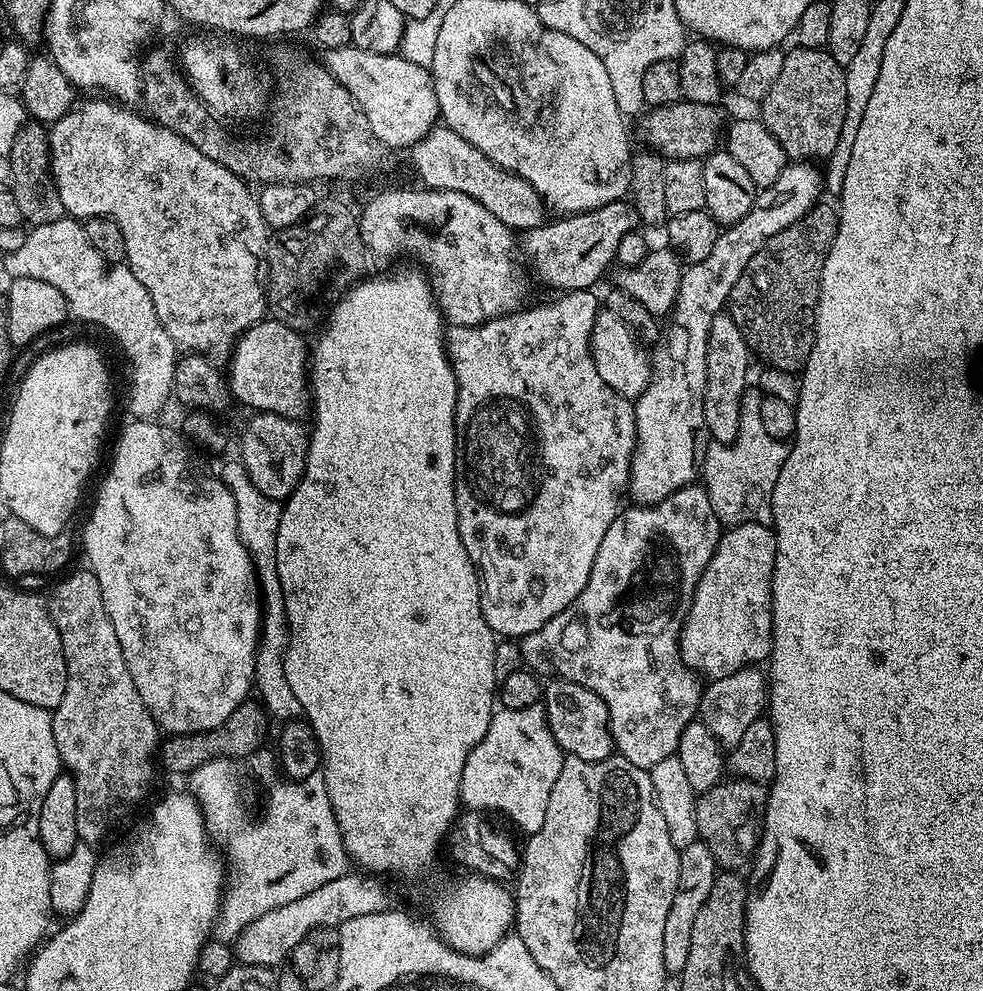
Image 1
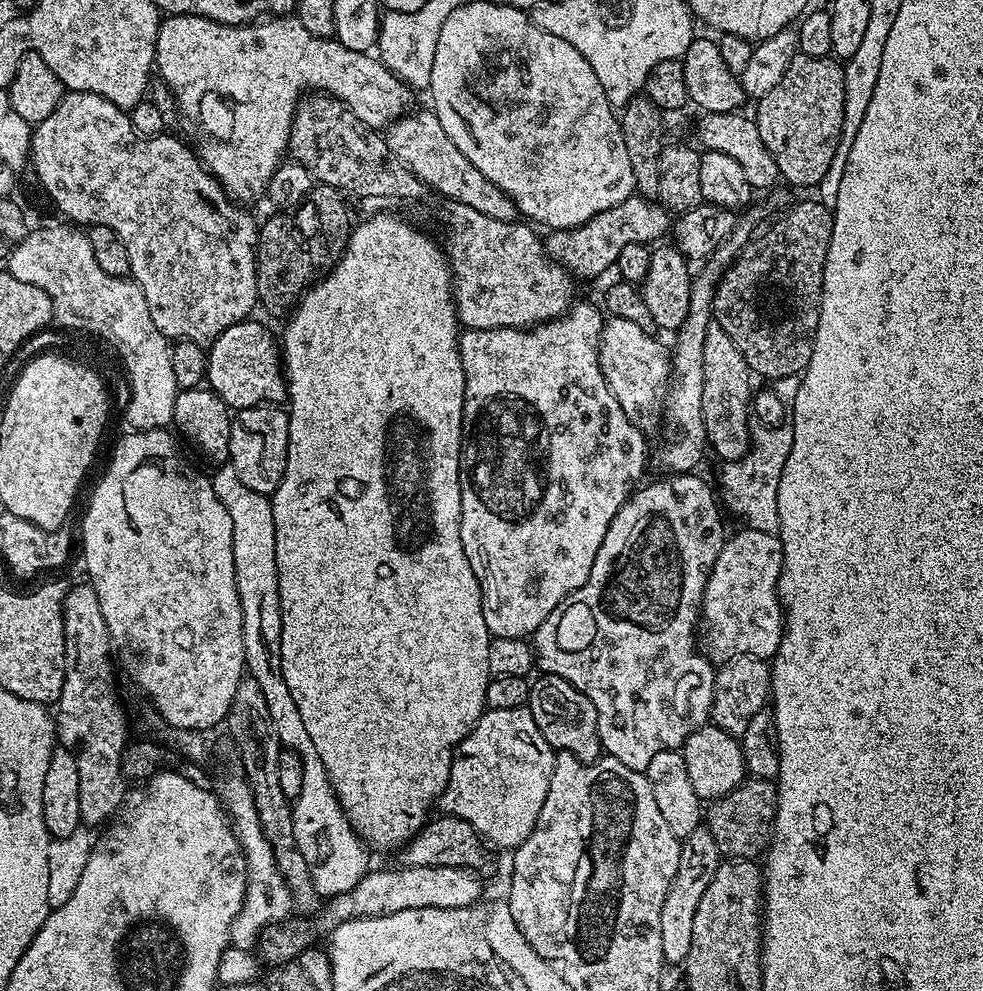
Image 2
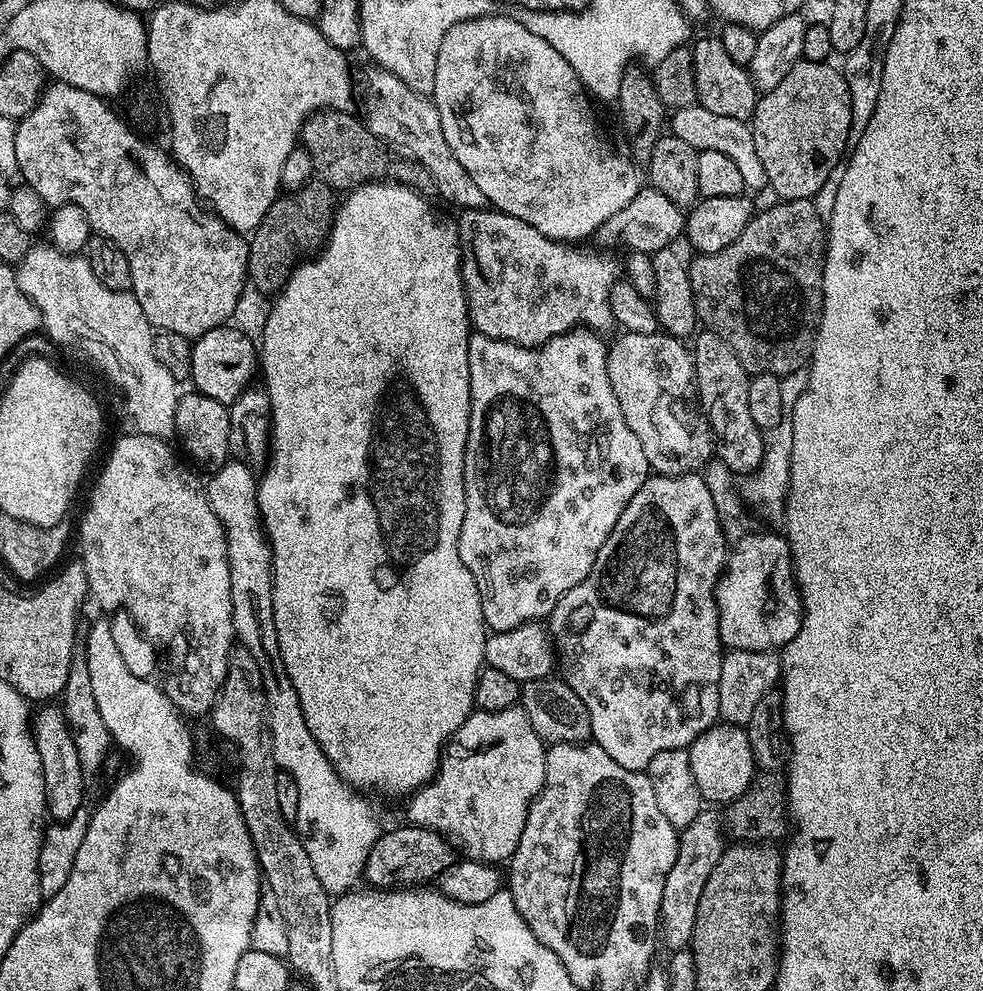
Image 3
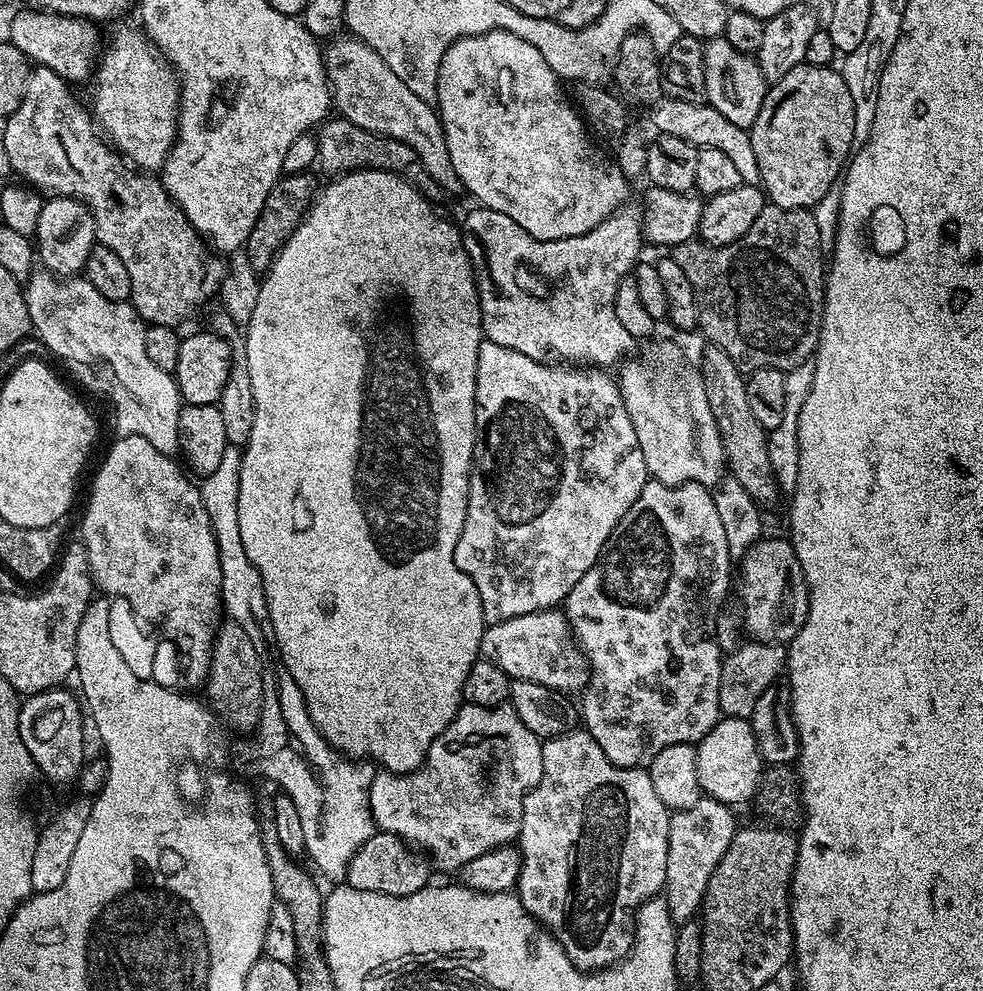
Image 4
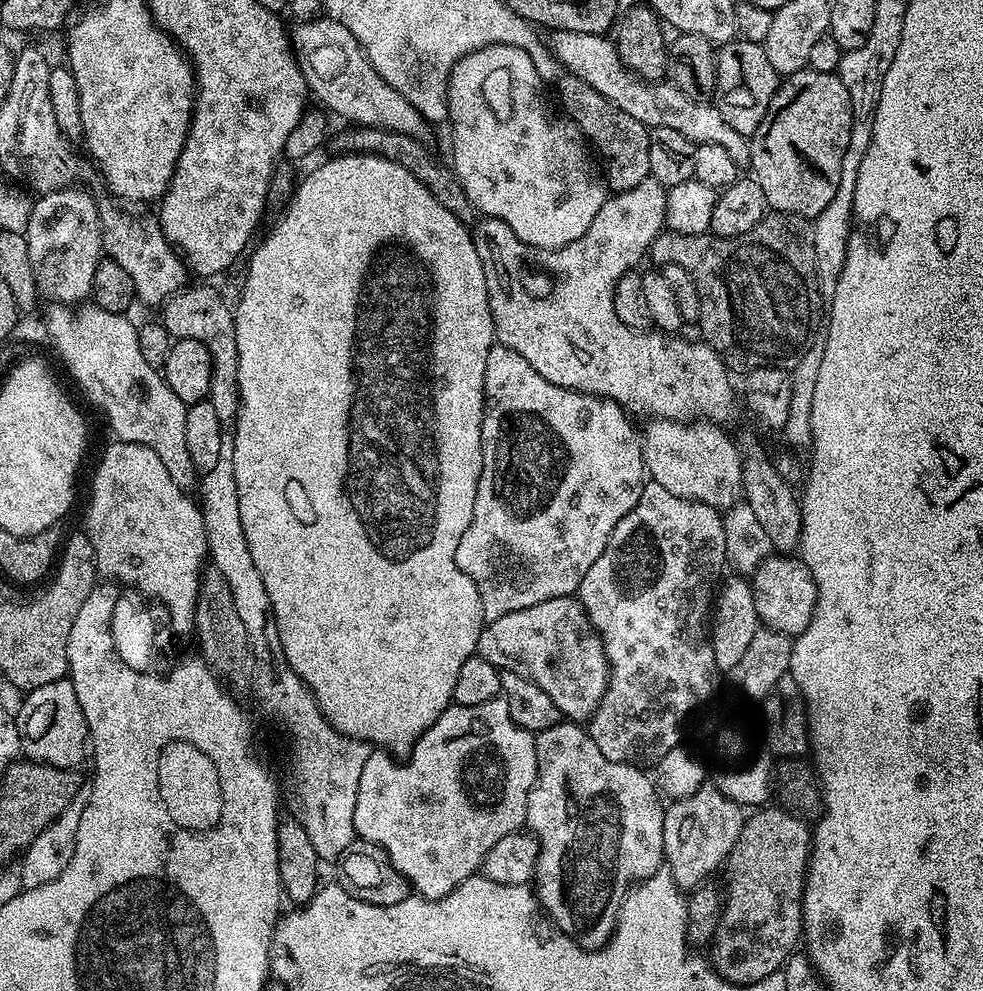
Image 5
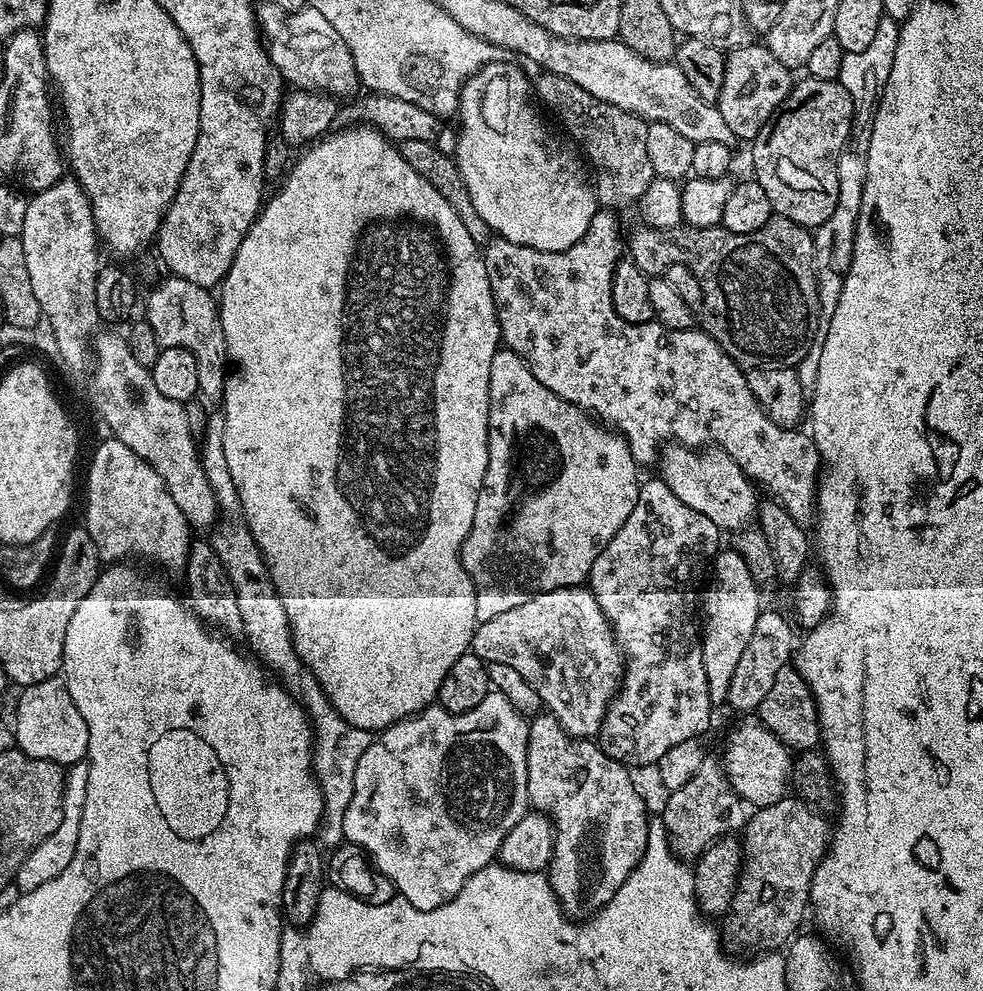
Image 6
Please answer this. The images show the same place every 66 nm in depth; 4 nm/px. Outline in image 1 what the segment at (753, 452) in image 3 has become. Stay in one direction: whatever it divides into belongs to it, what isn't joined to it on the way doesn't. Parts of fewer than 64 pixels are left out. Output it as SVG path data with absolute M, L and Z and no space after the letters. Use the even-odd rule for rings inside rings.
M721 314L714 318L710 326L710 338L708 339L708 349L706 350L706 390L702 397L704 405L704 417L708 427L709 437L713 441L722 444L731 444L739 433L740 406L745 388L749 387L748 380L748 356L750 360L750 349L748 343L744 341L744 336L738 330L738 326L733 322L731 315Z

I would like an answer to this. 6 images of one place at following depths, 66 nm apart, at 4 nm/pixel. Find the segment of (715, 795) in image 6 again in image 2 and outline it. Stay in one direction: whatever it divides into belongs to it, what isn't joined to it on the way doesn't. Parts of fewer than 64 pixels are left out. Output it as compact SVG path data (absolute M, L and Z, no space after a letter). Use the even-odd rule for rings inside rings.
M707 827L694 830L680 846L678 858L678 874L674 874L674 882L670 882L670 890L666 894L666 902L662 902L662 954L665 965L683 965L690 954L690 941L694 931L694 913L698 910L698 902L702 894L706 894L706 886L710 886L714 878L714 870L718 870L721 854L714 838Z

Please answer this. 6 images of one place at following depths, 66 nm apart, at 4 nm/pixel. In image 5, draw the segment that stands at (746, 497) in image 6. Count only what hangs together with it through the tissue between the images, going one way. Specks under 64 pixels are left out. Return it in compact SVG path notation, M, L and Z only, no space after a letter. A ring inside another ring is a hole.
M652 418L648 425L642 428L642 447L644 449L644 466L651 483L670 490L680 498L697 500L706 506L717 510L727 510L741 499L742 459L741 449L724 433L725 429L719 424L711 422L684 423L679 420L662 420Z

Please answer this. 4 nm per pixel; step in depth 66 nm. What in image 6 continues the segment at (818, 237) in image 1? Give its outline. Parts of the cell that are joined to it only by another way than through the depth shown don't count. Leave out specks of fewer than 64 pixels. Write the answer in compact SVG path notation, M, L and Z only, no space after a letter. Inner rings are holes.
M772 215L766 222L766 226L762 226L757 232L750 234L734 234L730 230L726 230L722 226L715 228L690 228L681 226L679 228L654 228L651 226L643 226L644 228L636 228L626 240L626 252L630 259L638 266L638 270L642 270L650 278L656 278L661 275L662 270L666 270L671 264L678 266L686 266L686 270L690 270L694 274L694 278L698 278L698 282L702 286L702 302L704 303L702 315L704 315L703 331L714 338L714 342L718 342L718 346L722 346L722 350L737 364L744 366L749 363L748 352L752 356L765 356L765 361L775 362L780 366L795 366L802 362L806 352L810 349L811 339L821 331L822 321L820 319L820 292L816 288L816 251L814 250L814 242L812 241L813 233L809 229L798 226L794 222L790 222L790 218L782 218L778 215Z

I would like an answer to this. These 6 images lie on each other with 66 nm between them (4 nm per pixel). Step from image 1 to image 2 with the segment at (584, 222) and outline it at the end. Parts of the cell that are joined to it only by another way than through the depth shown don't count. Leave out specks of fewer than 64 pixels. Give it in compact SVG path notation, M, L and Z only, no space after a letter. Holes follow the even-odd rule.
M633 194L618 202L618 206L610 206L610 210L602 210L602 214L594 214L594 218L582 226L549 231L544 240L544 251L555 264L561 264L573 277L600 276L615 265L618 254L622 254L625 246L651 245L659 241L659 236L663 232L665 235L669 228L669 213L655 199Z

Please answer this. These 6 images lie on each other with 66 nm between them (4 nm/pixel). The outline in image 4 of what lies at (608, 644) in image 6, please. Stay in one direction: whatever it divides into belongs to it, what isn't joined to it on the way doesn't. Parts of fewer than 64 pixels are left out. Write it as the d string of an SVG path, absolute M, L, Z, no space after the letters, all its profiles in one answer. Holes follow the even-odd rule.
M560 610L518 614L518 618L487 625L482 634L480 656L494 662L512 680L538 682L555 692L580 694L588 686L589 662Z

